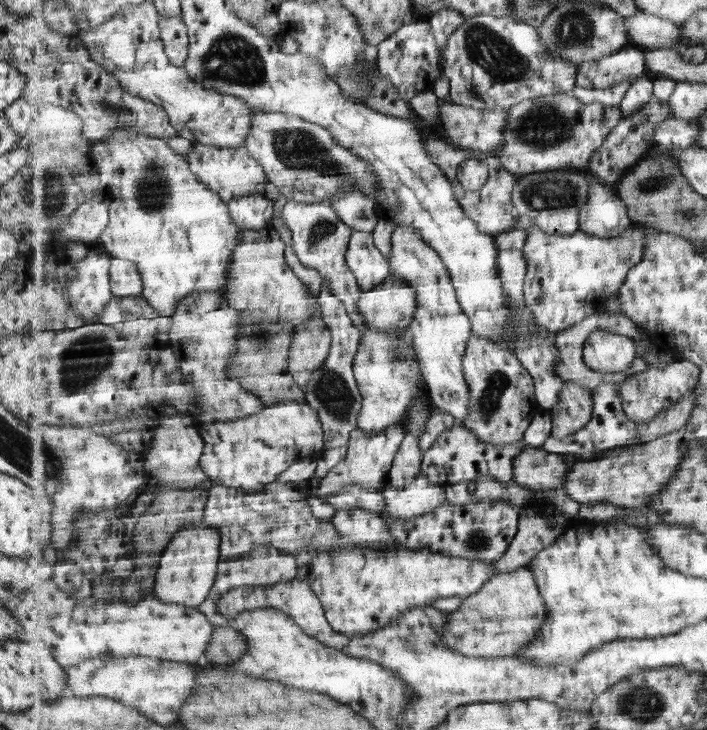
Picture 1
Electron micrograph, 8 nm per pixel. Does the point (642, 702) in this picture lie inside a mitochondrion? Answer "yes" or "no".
yes

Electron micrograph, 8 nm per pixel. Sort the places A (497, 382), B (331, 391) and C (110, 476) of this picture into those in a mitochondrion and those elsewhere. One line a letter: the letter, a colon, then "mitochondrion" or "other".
A: mitochondrion
B: mitochondrion
C: other

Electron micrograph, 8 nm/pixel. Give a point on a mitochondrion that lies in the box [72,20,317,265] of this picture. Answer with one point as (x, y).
(233, 59)

